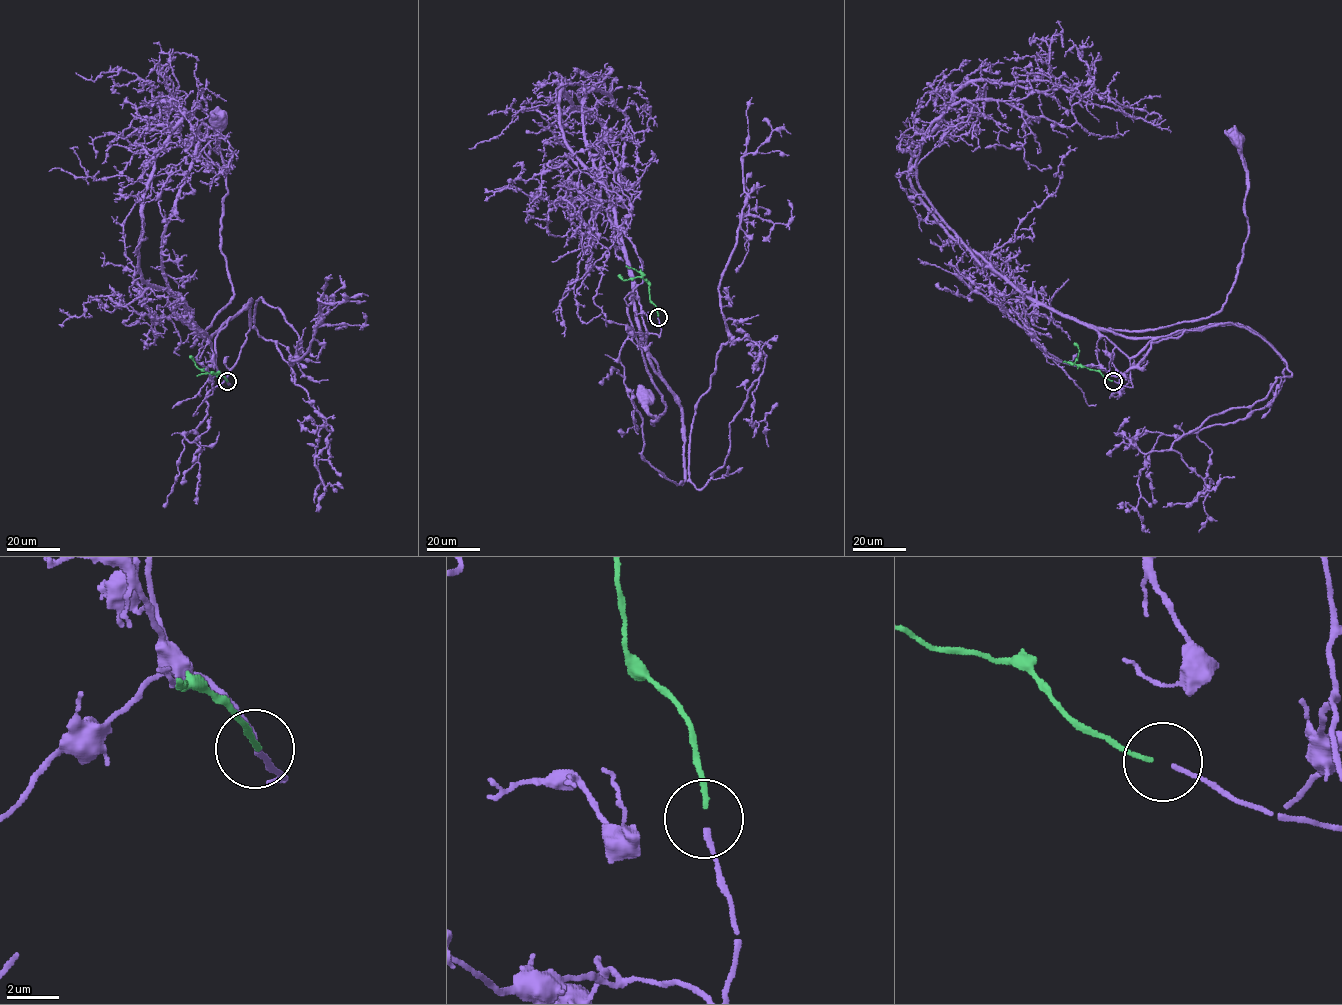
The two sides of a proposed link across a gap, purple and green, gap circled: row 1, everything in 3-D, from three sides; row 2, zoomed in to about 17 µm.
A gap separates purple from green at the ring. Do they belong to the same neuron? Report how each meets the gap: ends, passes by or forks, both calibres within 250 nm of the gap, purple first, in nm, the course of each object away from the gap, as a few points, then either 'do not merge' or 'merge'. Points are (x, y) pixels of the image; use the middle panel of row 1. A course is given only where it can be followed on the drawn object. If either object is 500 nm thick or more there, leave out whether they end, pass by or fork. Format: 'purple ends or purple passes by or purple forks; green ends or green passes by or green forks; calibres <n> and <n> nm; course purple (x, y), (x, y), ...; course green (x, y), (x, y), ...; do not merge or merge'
purple ends; green ends; calibres 200 and 190 nm; course purple (657, 318), (659, 337), (647, 331), (635, 290), (628, 317), (665, 405), (654, 425), (657, 418), (644, 399); course green (657, 316), (657, 307), (650, 299), (649, 284), (642, 277), (624, 280), (619, 274); merge

